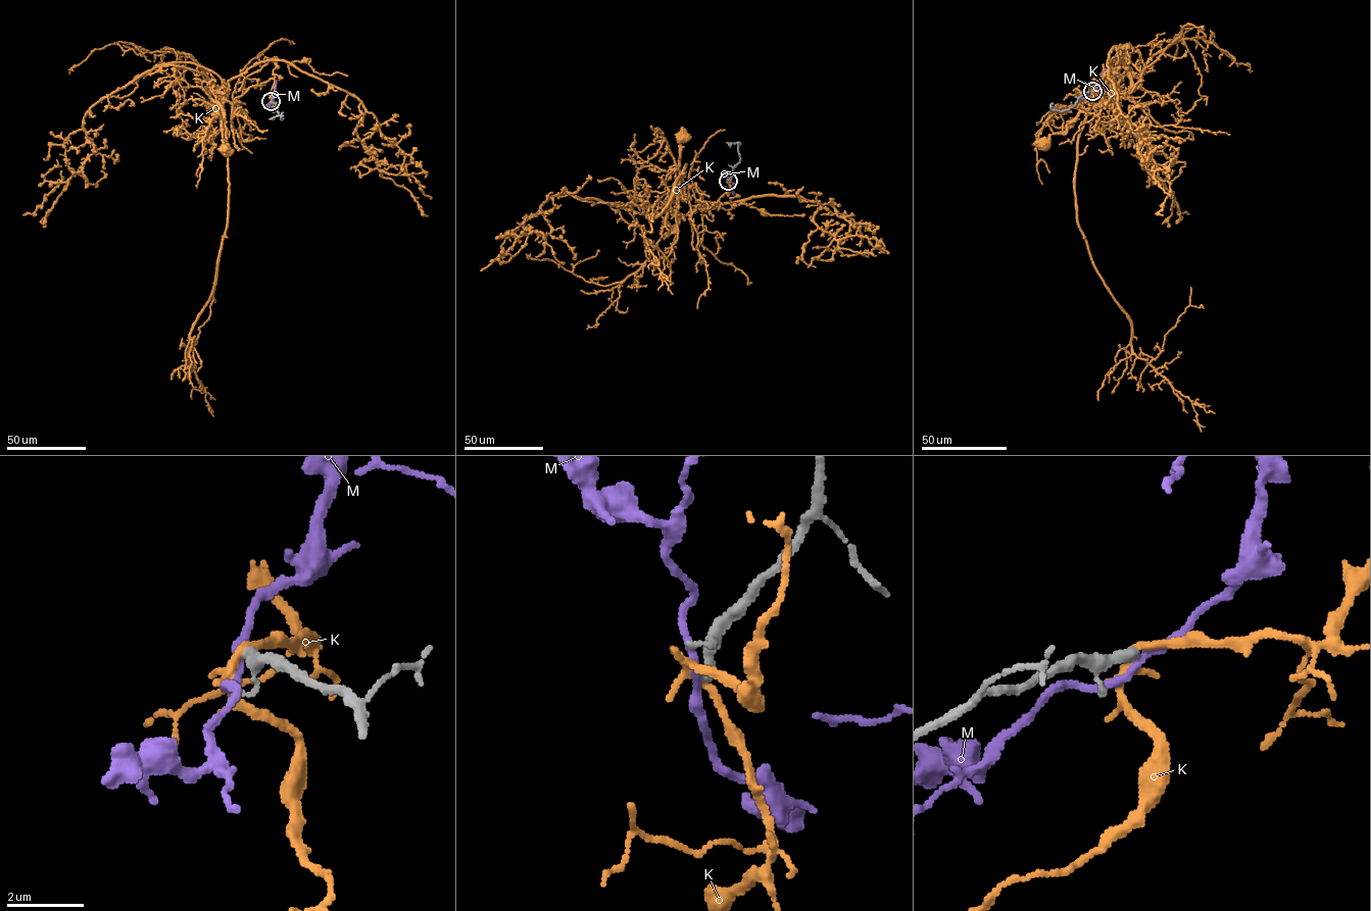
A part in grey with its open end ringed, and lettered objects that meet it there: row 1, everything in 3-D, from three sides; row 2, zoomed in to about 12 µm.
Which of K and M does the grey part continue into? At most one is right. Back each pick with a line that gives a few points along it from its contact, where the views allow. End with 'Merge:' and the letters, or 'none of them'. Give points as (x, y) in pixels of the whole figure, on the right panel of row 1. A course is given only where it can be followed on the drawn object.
Merge: none of them

